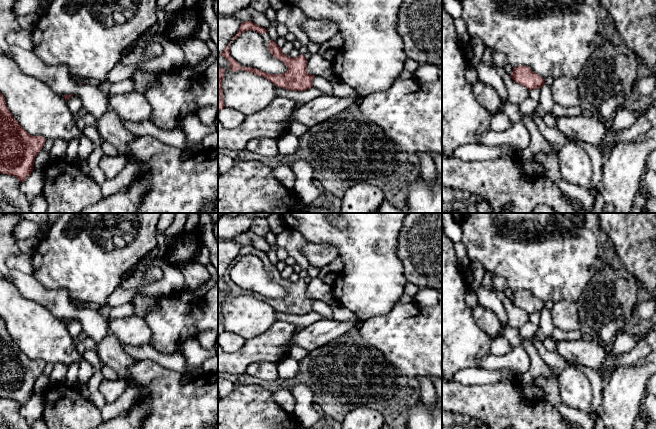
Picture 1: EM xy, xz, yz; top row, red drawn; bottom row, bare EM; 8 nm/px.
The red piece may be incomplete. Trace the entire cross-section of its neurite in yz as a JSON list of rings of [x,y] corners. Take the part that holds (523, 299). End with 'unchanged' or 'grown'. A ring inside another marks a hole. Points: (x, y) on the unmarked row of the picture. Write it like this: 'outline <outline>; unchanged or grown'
outline [[[528,290],[515,291],[510,300],[516,307],[526,311],[529,315],[540,313],[545,308],[545,303],[533,296]]]; unchanged

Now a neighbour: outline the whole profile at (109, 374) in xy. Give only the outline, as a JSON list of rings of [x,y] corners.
[[[105,364],[101,368],[101,372],[106,380],[115,380],[119,377],[119,374],[115,370]]]

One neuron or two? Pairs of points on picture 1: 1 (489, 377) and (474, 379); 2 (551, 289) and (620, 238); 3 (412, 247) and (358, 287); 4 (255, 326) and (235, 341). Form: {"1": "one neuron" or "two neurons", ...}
{"1": "one neuron", "2": "two neurons", "3": "two neurons", "4": "two neurons"}

